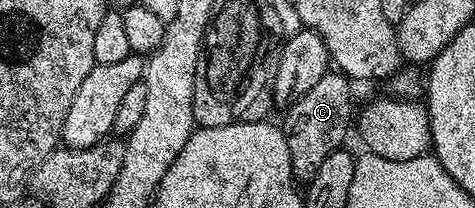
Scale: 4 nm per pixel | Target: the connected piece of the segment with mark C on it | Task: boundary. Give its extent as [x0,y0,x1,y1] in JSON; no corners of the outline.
[284,71,352,183]

